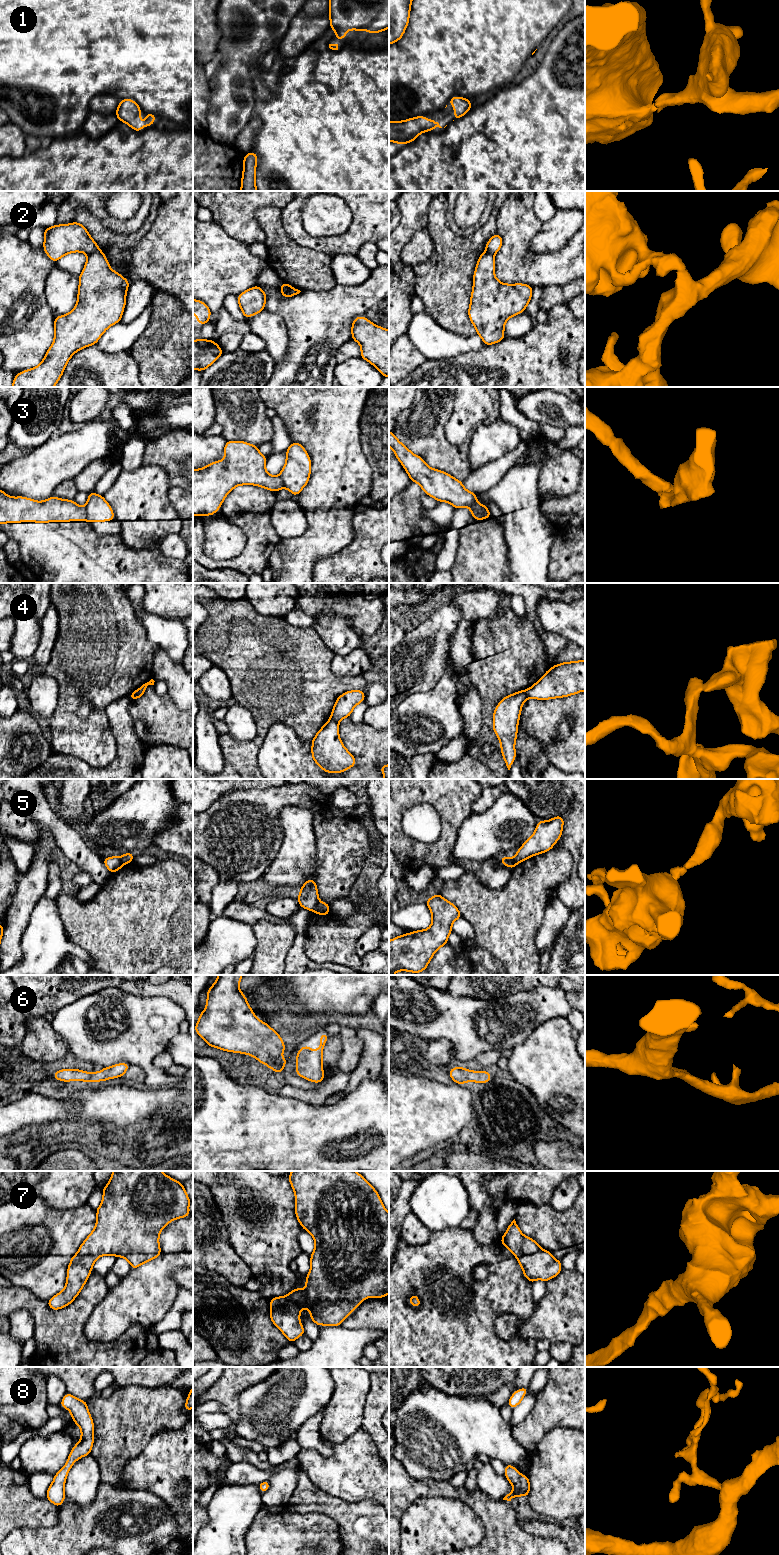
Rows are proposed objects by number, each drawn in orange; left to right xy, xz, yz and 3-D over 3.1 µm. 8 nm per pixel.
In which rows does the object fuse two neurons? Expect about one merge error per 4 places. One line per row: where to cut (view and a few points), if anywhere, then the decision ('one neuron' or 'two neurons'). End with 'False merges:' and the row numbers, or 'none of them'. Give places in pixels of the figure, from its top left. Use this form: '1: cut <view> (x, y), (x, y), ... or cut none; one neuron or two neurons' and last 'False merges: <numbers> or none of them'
1: cut none; one neuron
2: cut xy (99, 250), (87, 255); two neurons
3: cut yz (485, 505), (478, 519); two neurons
4: cut xz (330, 718), (337, 723); two neurons
5: cut xz (319, 902), (312, 910); two neurons
6: cut none; one neuron
7: cut none; one neuron
8: cut none; one neuron
False merges: 2, 3, 4, 5

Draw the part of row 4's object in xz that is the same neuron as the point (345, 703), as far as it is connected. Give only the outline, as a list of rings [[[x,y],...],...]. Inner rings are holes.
[[[361,690],[347,691],[340,695],[335,702],[330,719],[339,722],[350,717],[354,707],[365,700],[365,692]]]

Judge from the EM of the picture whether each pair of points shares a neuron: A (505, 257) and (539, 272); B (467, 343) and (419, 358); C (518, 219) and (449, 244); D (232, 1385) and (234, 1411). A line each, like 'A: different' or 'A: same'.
A: same
B: different
C: different
D: same

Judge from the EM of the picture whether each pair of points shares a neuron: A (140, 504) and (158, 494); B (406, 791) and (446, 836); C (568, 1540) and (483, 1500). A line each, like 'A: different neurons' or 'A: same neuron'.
A: same neuron
B: same neuron
C: different neurons

